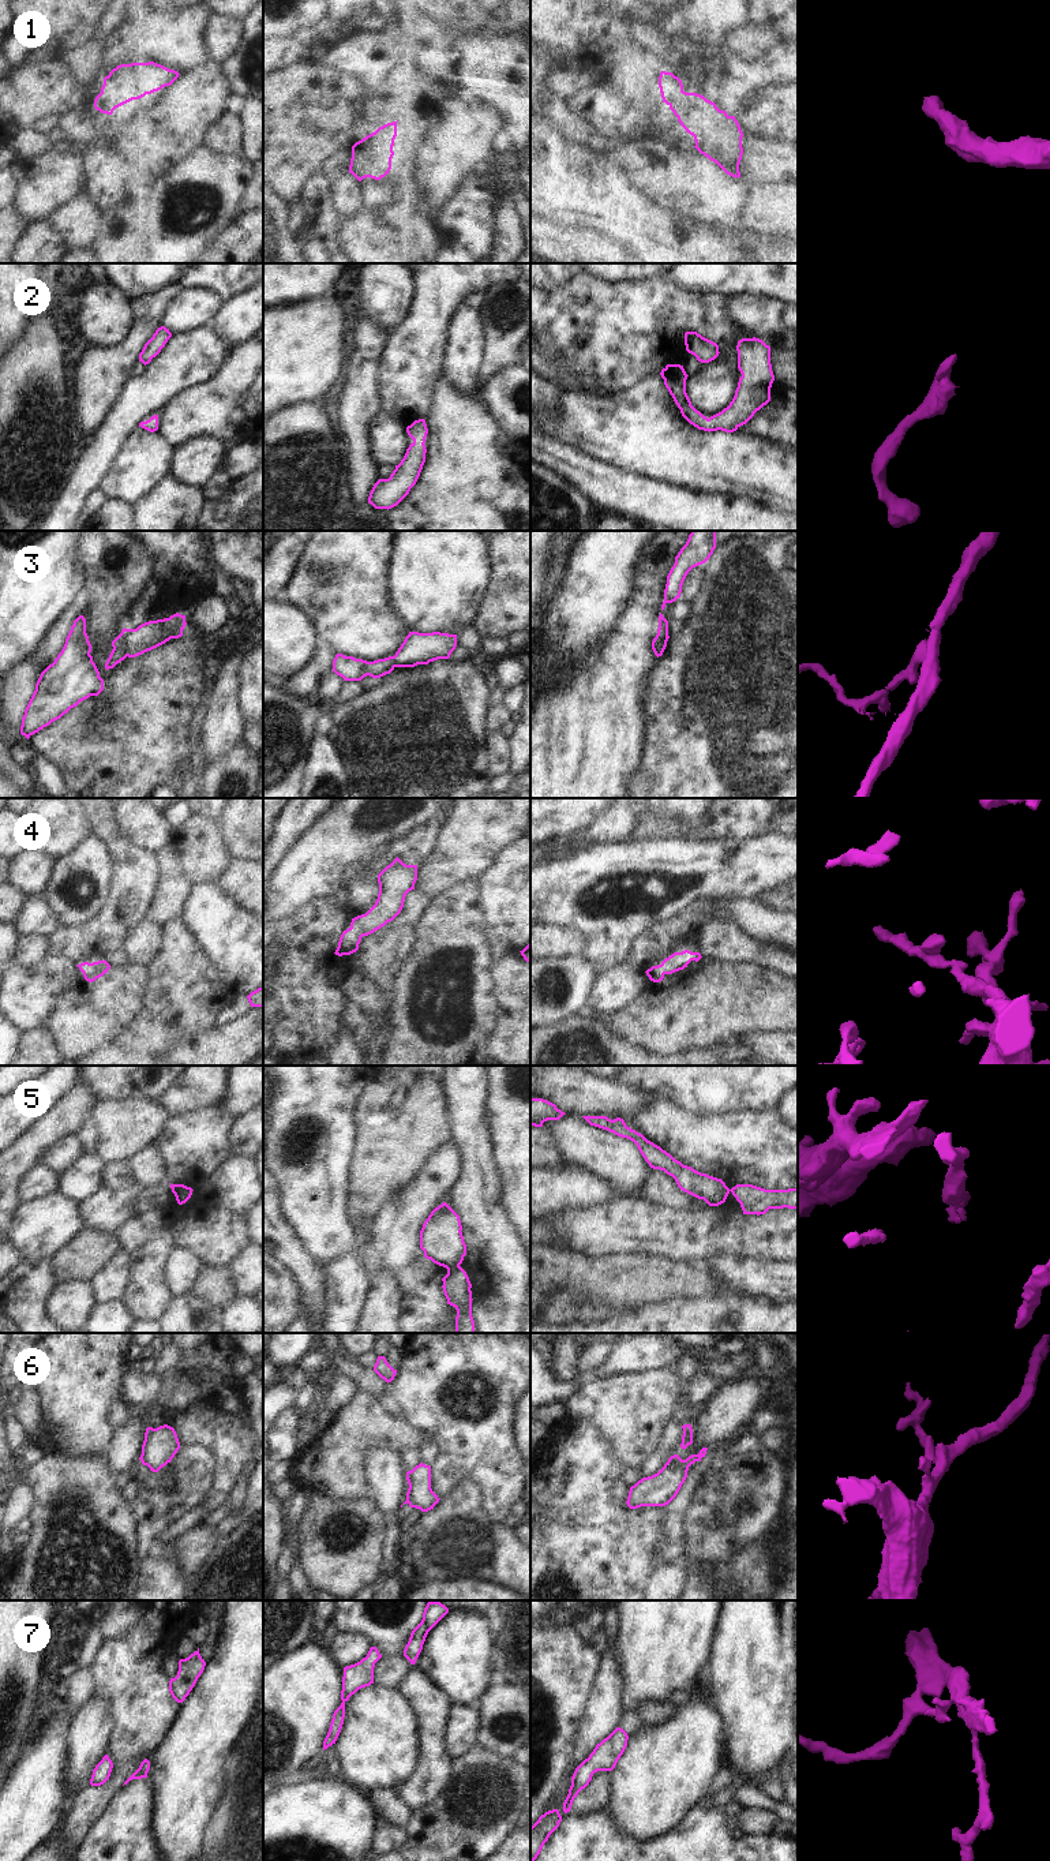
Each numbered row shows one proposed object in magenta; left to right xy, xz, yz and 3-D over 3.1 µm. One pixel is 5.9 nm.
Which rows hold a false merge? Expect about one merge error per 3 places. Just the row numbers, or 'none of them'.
3, 5, 6

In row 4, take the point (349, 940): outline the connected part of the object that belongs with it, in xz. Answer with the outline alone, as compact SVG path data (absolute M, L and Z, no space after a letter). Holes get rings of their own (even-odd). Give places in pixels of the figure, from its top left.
M398 857L379 875L379 894L375 905L361 915L352 918L350 926L342 932L335 955L350 955L359 950L363 936L393 921L402 910L405 896L415 890L417 865L406 865Z

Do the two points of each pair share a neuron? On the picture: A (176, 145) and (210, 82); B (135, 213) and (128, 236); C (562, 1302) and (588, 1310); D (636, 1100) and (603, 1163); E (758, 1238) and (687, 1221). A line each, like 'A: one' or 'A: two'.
A: one
B: two
C: one
D: two
E: one

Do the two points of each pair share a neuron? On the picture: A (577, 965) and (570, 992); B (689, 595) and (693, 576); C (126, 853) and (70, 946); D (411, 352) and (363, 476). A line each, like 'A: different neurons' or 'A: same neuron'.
A: same neuron
B: same neuron
C: same neuron
D: different neurons

